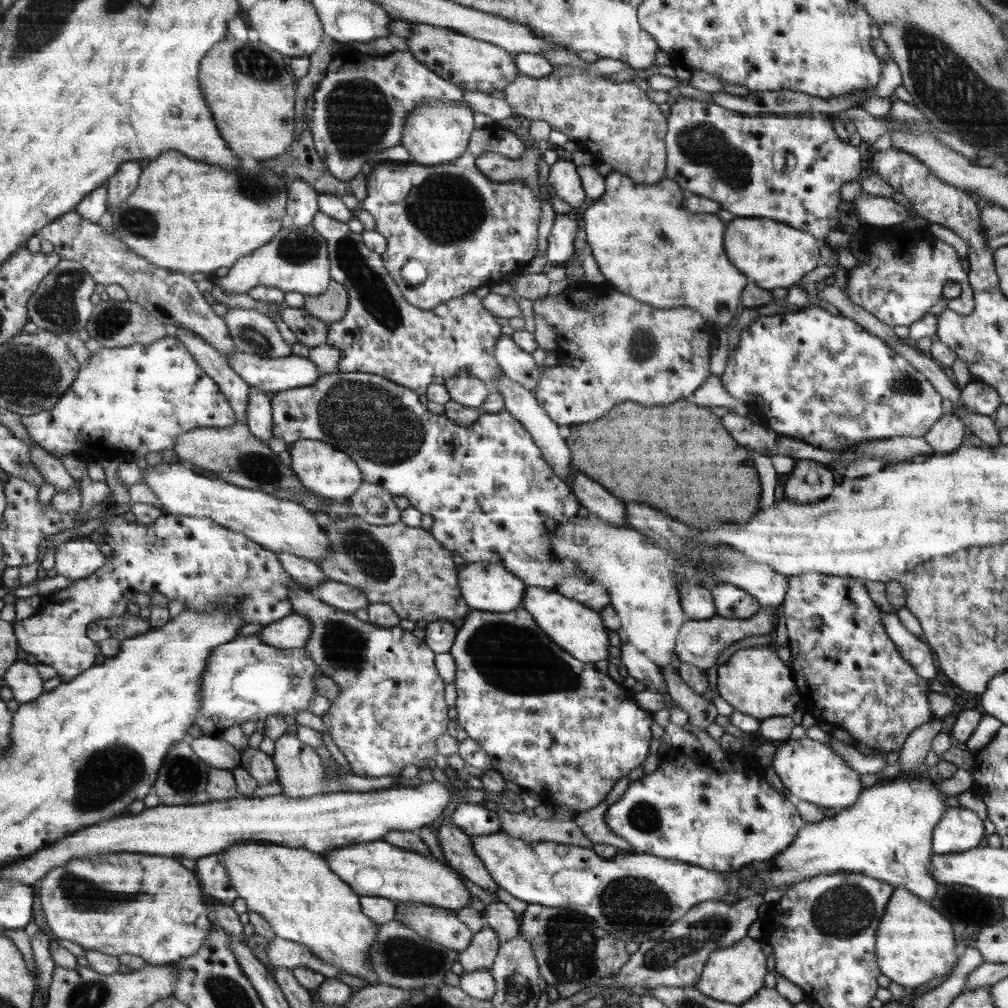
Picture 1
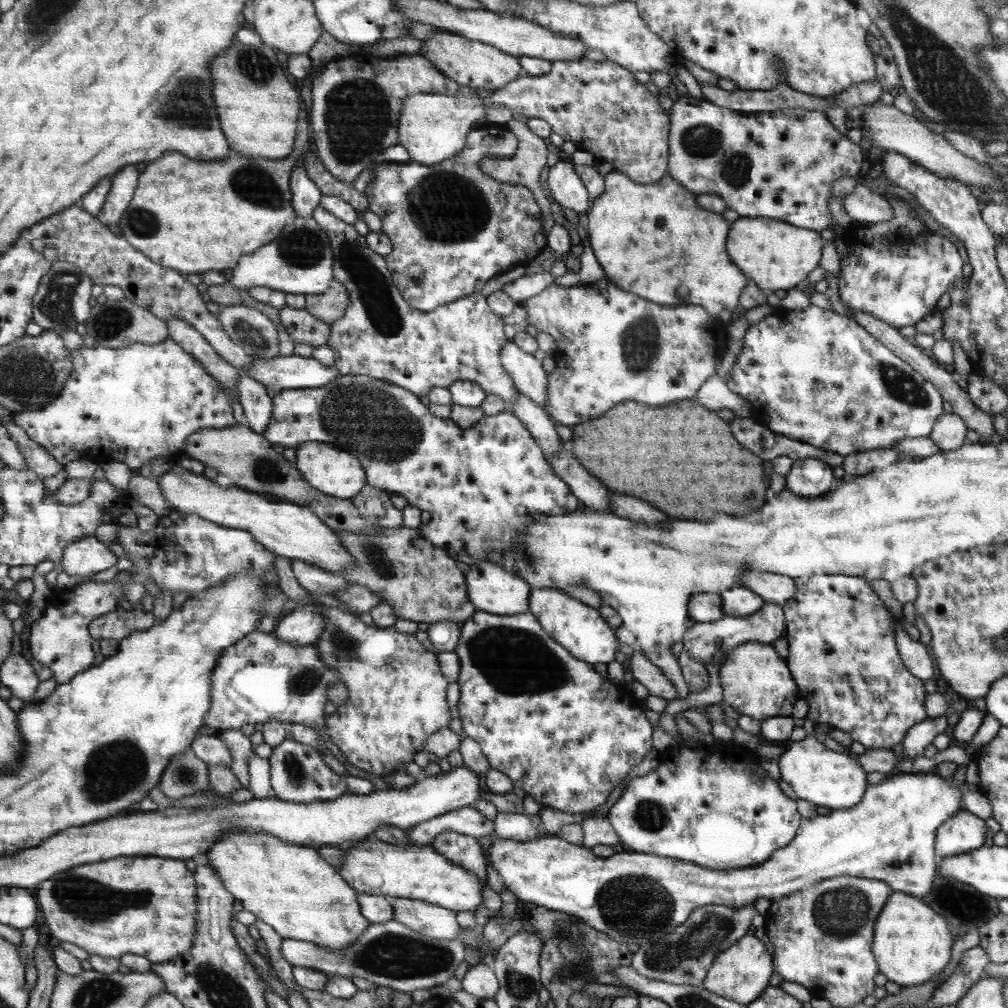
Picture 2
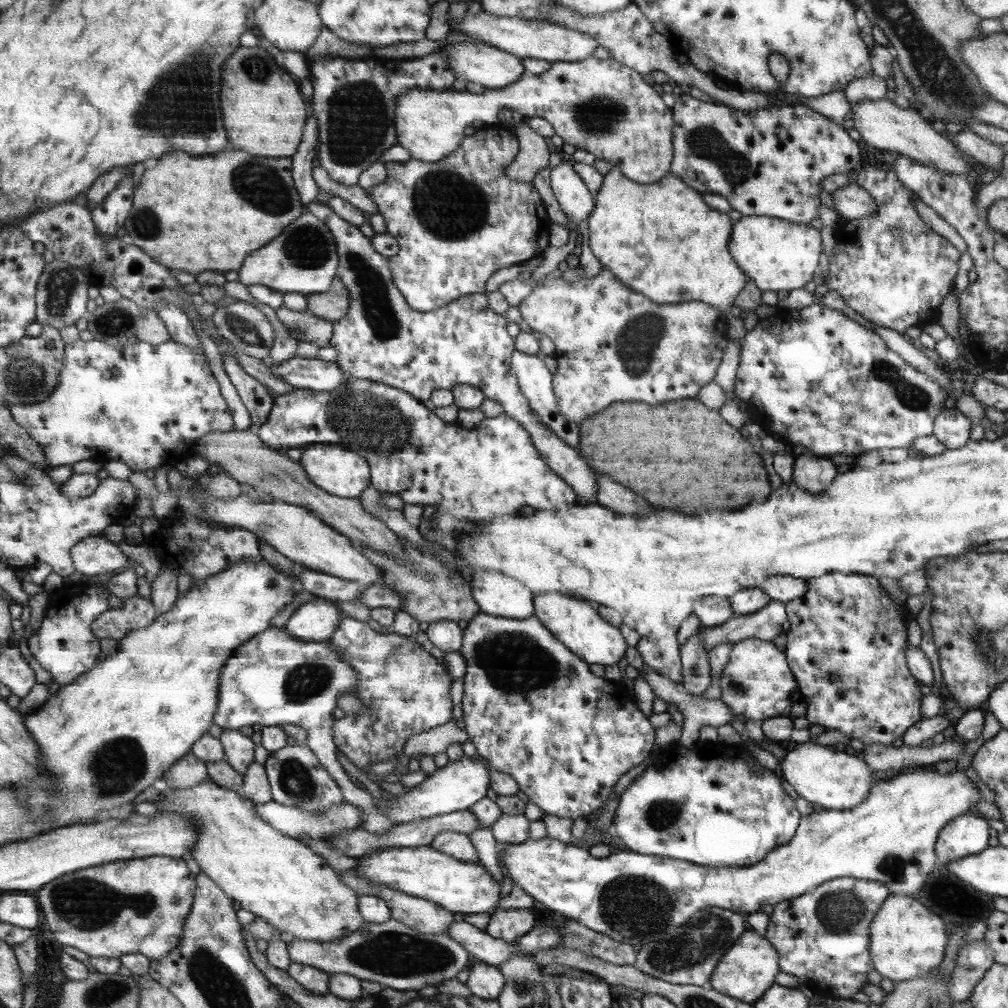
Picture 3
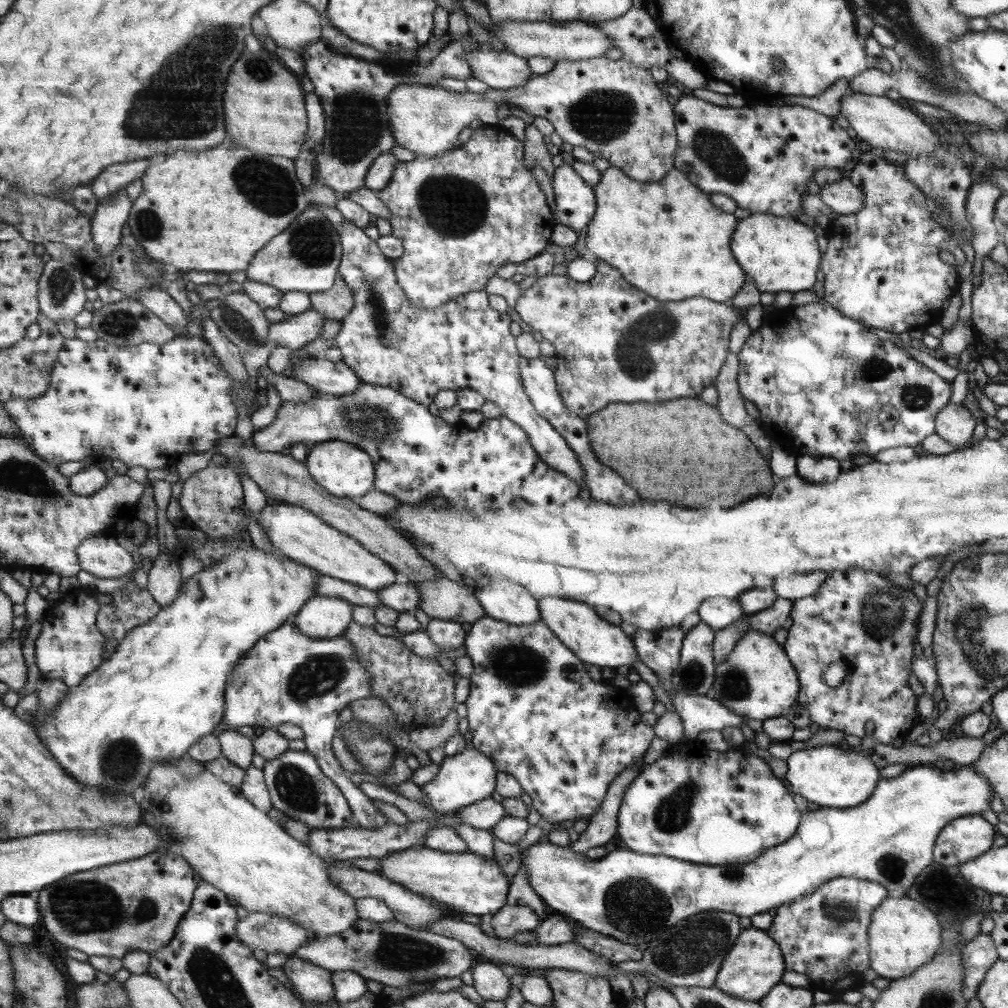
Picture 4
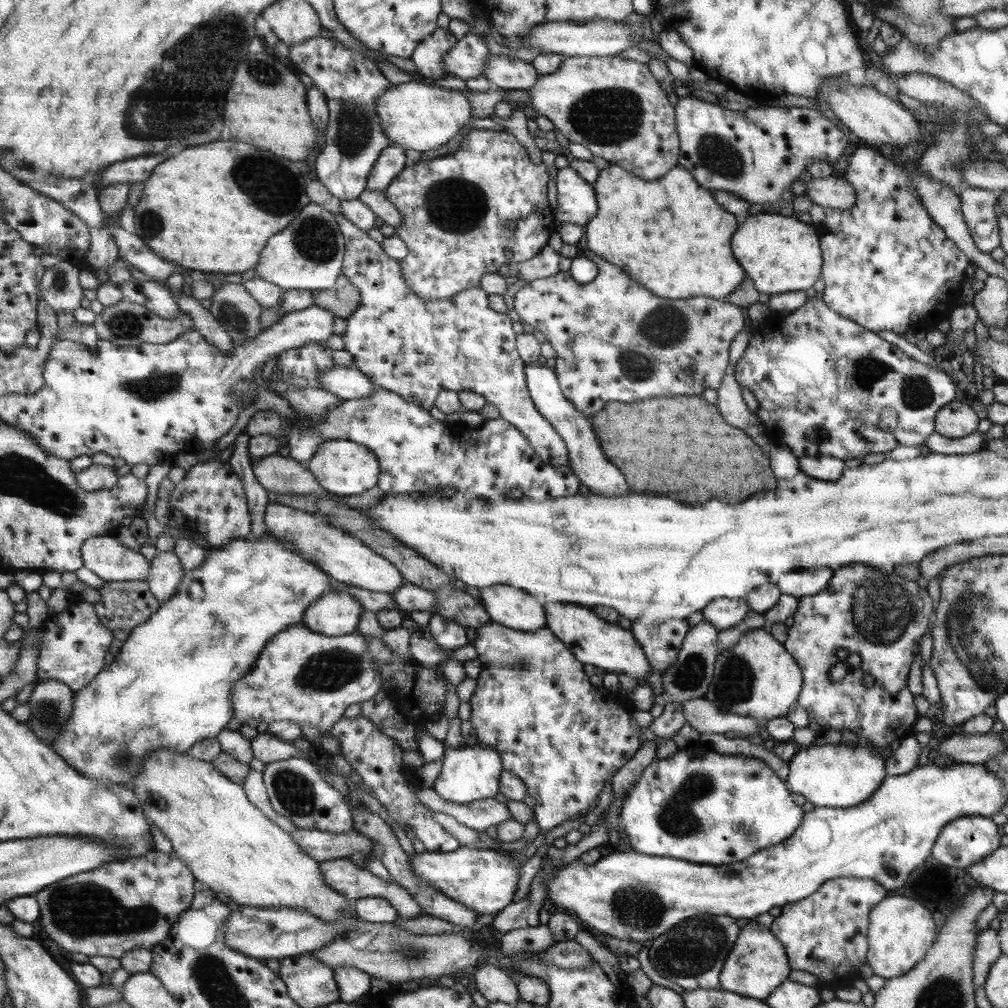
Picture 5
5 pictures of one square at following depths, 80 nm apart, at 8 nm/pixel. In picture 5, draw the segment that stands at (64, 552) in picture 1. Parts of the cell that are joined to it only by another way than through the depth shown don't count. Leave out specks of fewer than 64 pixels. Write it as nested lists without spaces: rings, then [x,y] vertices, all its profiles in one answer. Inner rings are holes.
[[[113,533],[89,538],[81,552],[84,566],[104,581],[143,581],[149,570],[149,562],[139,552],[123,546]]]

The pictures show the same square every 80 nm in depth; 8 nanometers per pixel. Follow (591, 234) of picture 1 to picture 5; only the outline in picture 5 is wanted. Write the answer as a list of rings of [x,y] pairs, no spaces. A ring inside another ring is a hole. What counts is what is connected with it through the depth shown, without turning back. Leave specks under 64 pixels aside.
[[[610,165],[599,172],[592,186],[595,187],[599,210],[585,226],[588,250],[620,267],[629,278],[647,290],[653,290],[657,297],[671,300],[694,297],[725,300],[741,284],[743,270],[729,250],[731,234],[738,228],[740,219],[719,207],[711,192],[697,184],[688,171],[675,166],[664,177],[647,182],[623,167]]]

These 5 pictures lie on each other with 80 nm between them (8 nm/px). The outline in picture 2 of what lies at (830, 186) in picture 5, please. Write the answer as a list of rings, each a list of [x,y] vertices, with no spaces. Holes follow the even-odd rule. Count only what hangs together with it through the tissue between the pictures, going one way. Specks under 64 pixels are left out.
[[[858,181],[855,189],[841,199],[845,213],[856,223],[887,222],[892,219],[891,206],[869,187]]]

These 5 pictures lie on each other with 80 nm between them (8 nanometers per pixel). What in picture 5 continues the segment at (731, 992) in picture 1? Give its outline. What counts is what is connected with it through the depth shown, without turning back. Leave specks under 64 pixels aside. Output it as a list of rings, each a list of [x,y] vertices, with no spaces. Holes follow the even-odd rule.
[[[749,919],[747,924],[739,930],[733,948],[724,960],[718,974],[718,983],[723,990],[763,1001],[772,990],[788,978],[790,972],[791,967],[788,965],[784,946],[781,946],[770,929],[757,925],[754,919]]]

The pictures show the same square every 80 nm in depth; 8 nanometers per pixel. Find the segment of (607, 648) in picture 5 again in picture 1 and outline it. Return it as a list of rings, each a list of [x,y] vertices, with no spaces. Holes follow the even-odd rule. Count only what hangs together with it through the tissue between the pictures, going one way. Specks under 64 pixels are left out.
[[[538,586],[524,588],[520,606],[531,614],[537,626],[552,639],[552,642],[561,650],[567,651],[572,658],[583,663],[607,660],[607,634],[603,628],[604,624],[601,624],[602,618],[599,618],[592,608],[565,598],[556,591]]]

